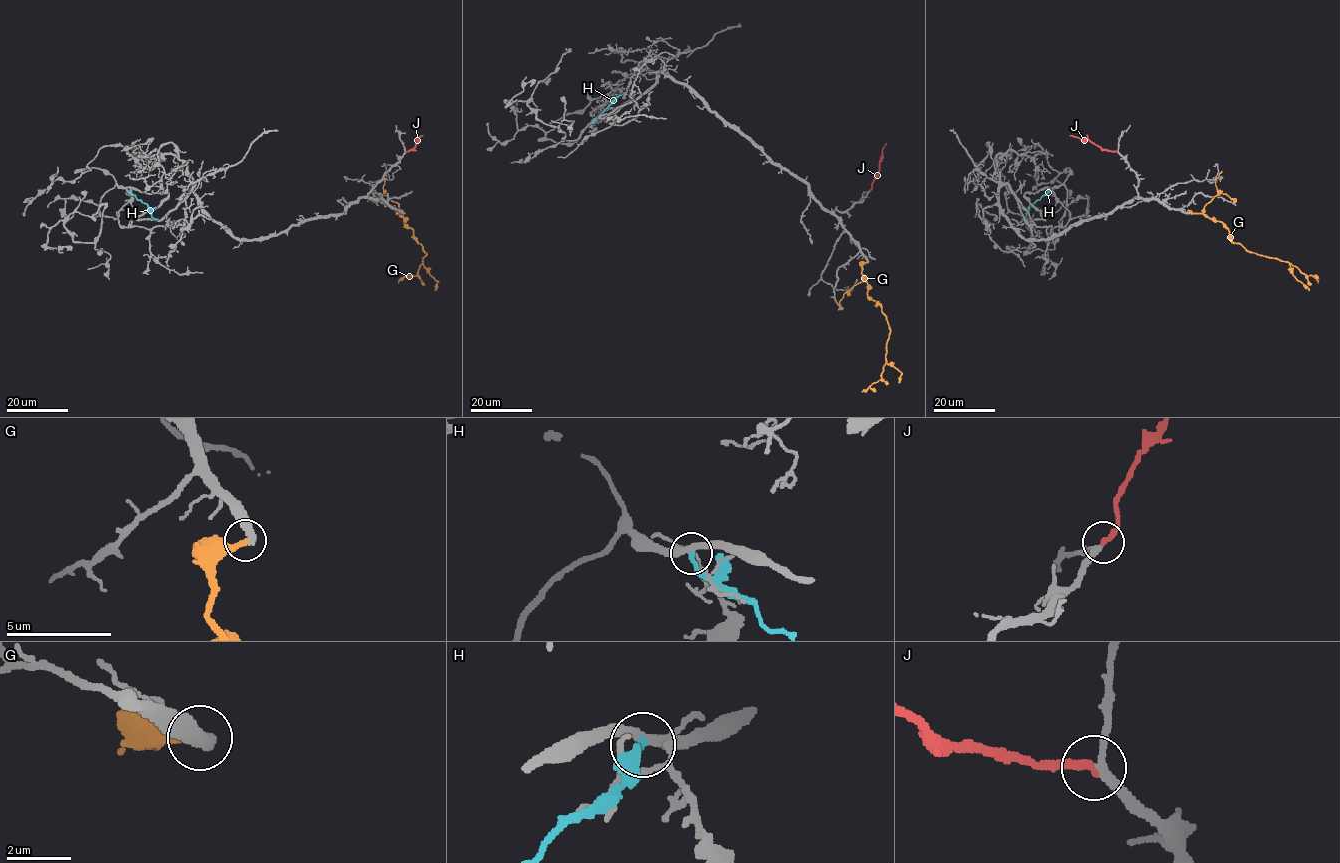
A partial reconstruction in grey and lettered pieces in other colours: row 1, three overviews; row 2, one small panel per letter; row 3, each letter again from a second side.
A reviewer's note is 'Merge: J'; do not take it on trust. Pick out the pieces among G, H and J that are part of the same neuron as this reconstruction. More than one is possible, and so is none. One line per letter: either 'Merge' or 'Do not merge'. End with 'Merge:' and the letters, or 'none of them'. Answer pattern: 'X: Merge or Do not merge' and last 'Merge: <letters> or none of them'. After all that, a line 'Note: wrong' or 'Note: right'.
G: Do not merge
H: Do not merge
J: Merge
Merge: J
Note: right

